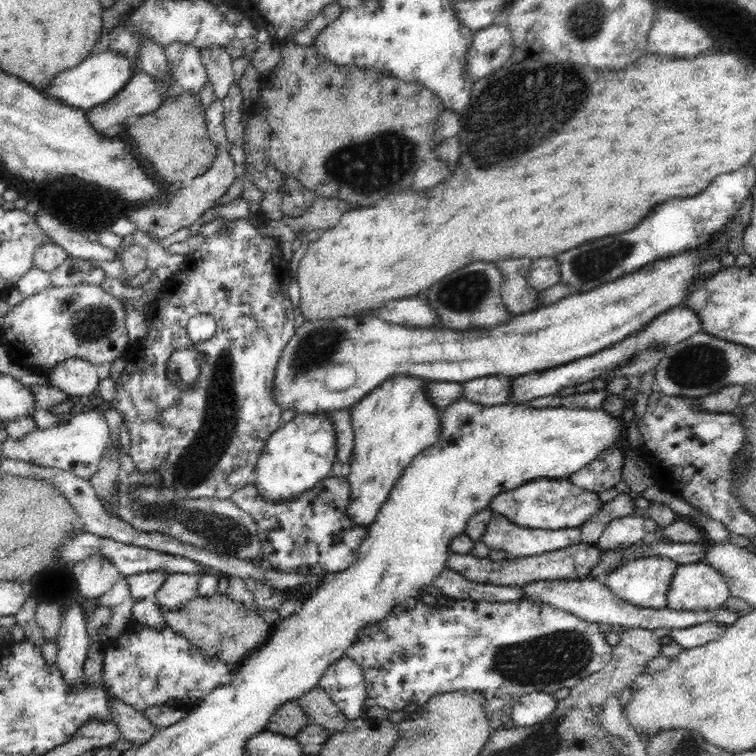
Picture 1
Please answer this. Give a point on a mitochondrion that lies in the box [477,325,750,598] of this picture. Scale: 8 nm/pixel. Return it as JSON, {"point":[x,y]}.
{"point":[699,366]}

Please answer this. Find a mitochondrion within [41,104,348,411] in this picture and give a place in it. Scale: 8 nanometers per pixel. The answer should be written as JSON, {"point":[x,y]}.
{"point":[94,323]}

